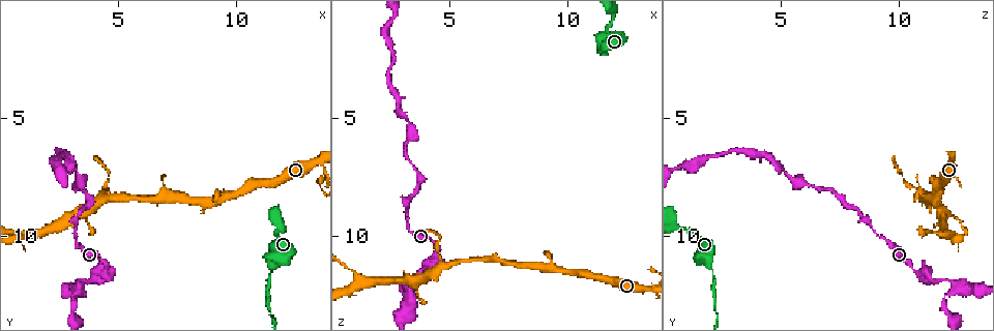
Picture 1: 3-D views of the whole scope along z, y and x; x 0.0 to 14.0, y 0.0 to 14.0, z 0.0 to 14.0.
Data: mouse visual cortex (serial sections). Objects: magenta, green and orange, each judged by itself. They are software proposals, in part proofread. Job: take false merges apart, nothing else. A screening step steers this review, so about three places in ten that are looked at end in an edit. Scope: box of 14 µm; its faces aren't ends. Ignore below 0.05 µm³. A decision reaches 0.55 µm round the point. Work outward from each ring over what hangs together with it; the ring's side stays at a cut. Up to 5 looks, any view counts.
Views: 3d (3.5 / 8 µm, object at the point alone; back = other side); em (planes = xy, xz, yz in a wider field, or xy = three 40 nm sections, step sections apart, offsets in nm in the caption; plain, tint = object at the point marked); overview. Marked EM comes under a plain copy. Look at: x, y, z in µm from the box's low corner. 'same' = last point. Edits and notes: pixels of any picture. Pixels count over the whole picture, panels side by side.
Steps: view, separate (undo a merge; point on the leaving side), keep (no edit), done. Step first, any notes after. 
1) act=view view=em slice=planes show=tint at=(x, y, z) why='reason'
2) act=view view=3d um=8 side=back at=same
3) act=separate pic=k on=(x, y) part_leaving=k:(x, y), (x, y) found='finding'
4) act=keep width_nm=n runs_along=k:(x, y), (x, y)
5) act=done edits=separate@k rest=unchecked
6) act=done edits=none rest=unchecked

act=view view=3d um=3.5 side=back at=(4.4, 11.5, 11.0) why='thick turns thin'

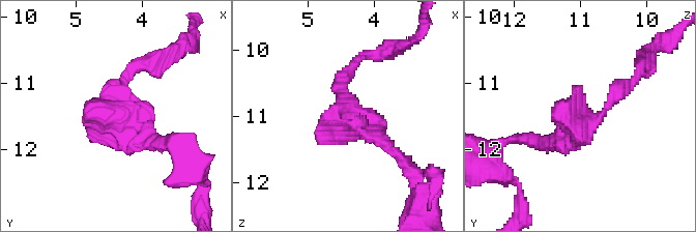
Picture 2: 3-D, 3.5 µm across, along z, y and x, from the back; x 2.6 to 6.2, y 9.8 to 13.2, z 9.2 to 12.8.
act=view view=em slice=xy step=2 show=tint at=(4.35, 11.55, 11.00)

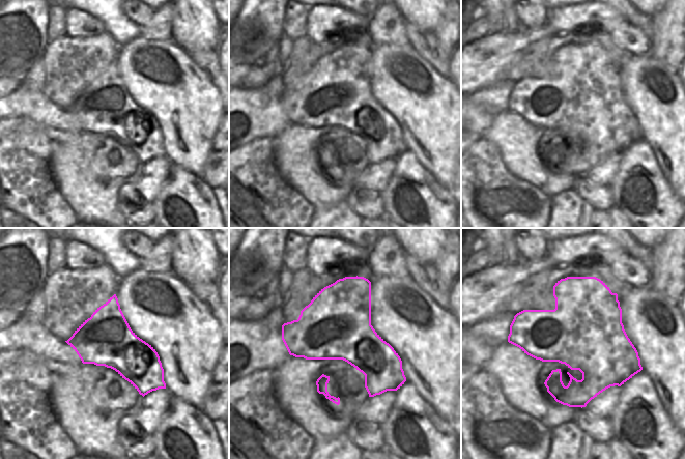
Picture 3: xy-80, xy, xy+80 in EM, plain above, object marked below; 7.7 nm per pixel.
act=keep runs_along=2:(354, 64), (345, 104), (399, 154) found='one cell here'

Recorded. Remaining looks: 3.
act=view view=3d um=3.5 at=(3.3, 12.2, 12.4) why='arms part here'

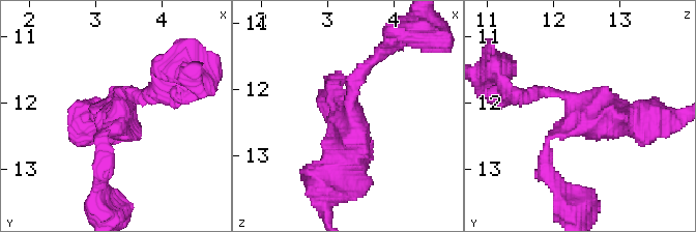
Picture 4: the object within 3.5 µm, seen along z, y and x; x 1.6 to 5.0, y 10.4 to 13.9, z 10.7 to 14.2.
act=view view=em slice=planes show=tint at=(3.30, 12.25, 12.35) why='now the EM'

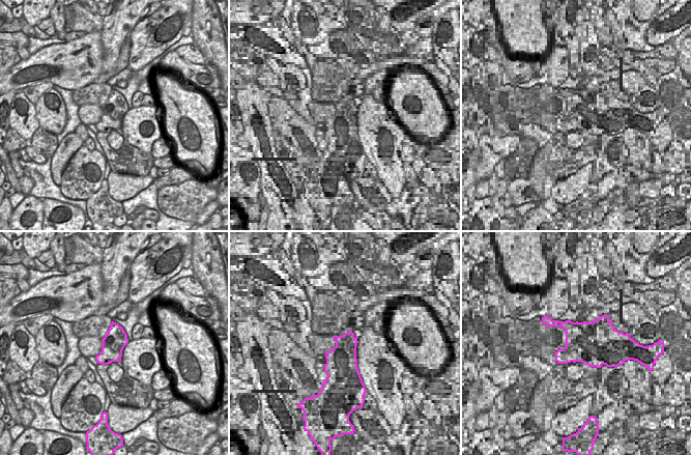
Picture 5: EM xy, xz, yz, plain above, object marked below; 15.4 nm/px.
act=keep runs_along=4:(366, 66), (350, 95), (347, 165), (327, 180) found='one cell here'

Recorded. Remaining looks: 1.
act=done edits=none rest=unchecked

